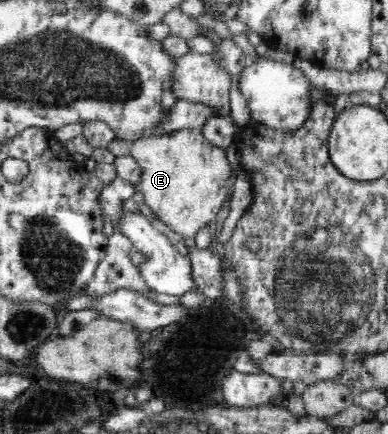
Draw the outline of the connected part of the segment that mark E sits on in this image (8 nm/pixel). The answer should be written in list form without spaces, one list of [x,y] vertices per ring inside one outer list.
[[[183,129],[156,136],[146,134],[143,138],[130,143],[130,156],[137,161],[140,169],[136,190],[143,194],[143,200],[149,206],[151,214],[179,236],[195,237],[201,228],[205,228],[217,218],[223,204],[231,198],[233,187],[229,182],[235,176],[231,169],[233,163],[231,152],[212,145],[200,129]]]

